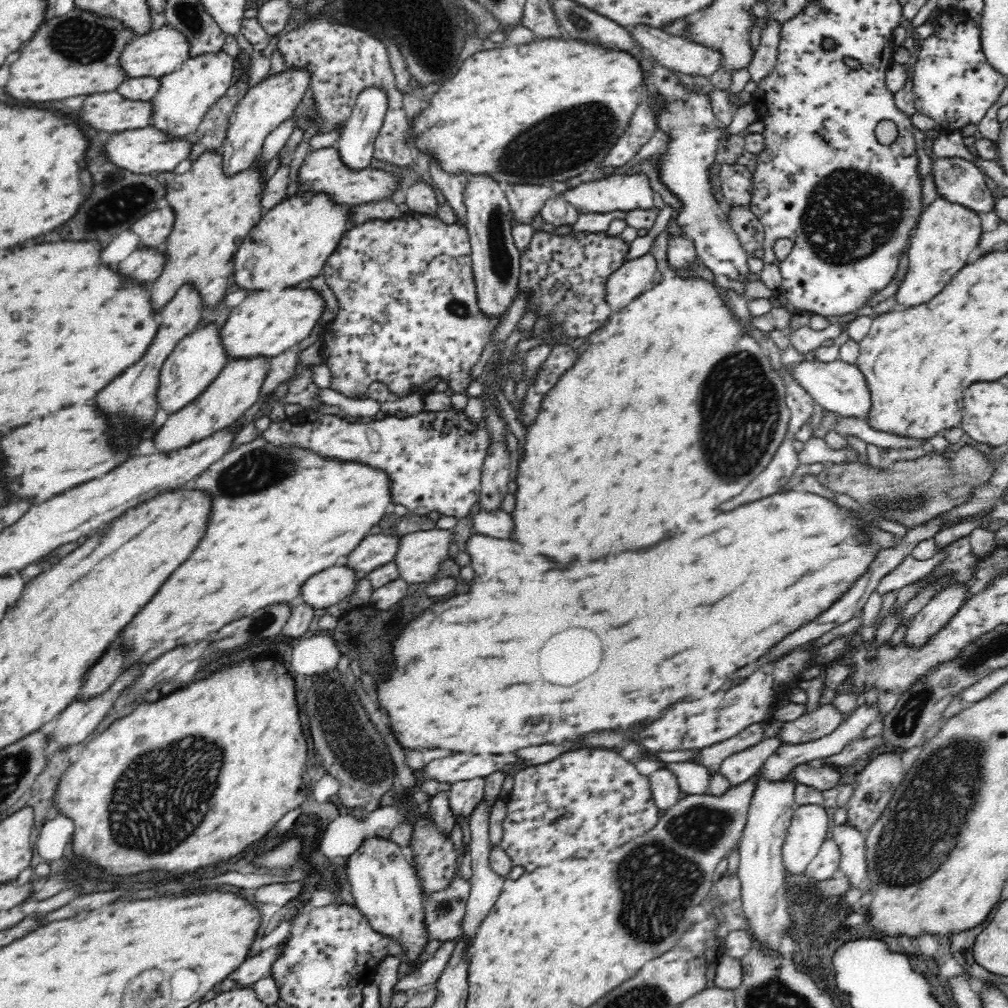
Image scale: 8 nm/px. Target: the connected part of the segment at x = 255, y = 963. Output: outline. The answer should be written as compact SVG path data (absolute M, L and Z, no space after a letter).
M270 948L252 958L246 958L234 972L230 972L228 980L234 980L240 988L251 988L257 980L269 976L272 960L275 958L274 952L279 950Z

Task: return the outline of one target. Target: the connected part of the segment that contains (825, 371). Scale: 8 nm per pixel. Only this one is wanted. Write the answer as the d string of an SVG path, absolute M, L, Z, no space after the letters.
M840 358L834 362L805 359L803 362L796 362L796 364L790 364L783 368L788 368L790 379L799 384L821 408L845 417L856 418L863 418L868 412L870 397L866 381L855 365L847 364Z

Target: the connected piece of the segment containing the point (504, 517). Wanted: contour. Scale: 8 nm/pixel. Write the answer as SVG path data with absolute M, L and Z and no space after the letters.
M480 507L472 515L472 528L476 533L506 539L511 535L513 522L508 512L502 509L486 509Z

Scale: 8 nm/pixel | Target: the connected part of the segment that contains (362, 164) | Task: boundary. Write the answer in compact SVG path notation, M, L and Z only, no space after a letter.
M366 88L360 93L350 118L343 126L341 135L335 143L342 164L352 172L360 172L360 170L369 168L373 159L373 142L378 134L378 129L382 126L386 107L388 106L386 95L379 88Z

